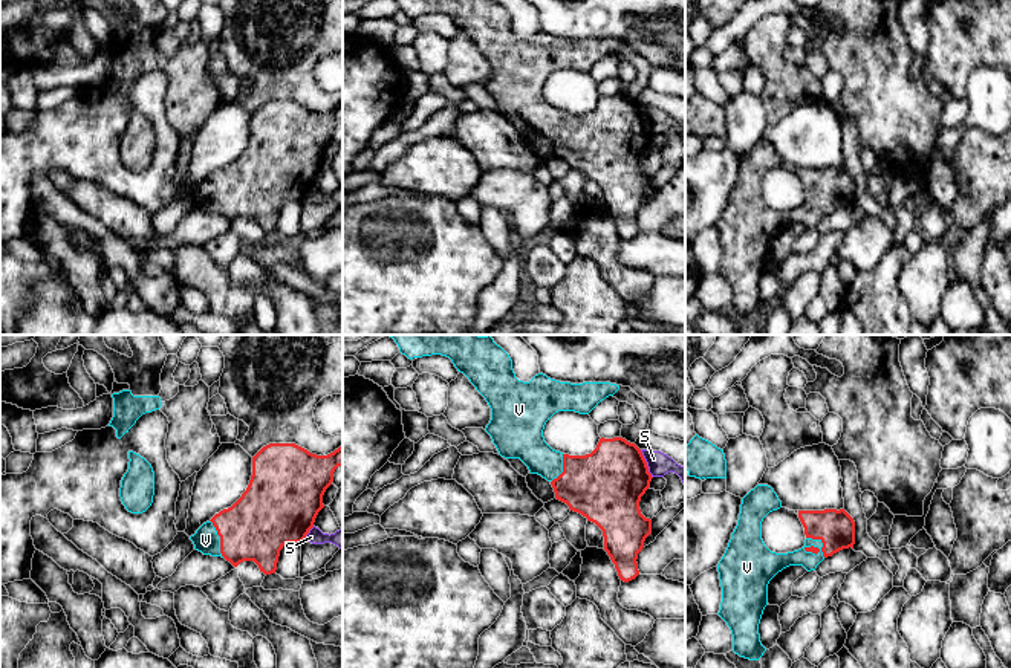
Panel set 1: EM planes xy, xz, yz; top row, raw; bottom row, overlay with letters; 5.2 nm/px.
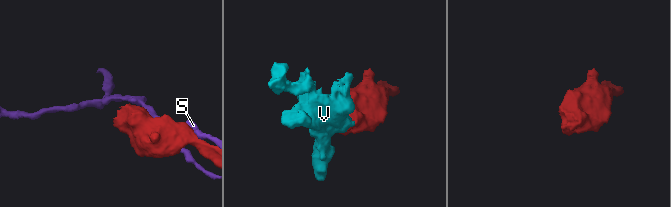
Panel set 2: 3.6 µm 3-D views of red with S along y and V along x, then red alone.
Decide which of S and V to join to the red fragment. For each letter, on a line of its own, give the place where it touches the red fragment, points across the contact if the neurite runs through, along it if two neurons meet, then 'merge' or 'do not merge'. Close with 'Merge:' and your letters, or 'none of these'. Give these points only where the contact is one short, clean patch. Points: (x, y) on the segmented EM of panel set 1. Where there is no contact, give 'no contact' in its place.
S: meets red in xz at (646, 463); do not merge
V: meets red in yz at (822, 541); merge
Merge: V

